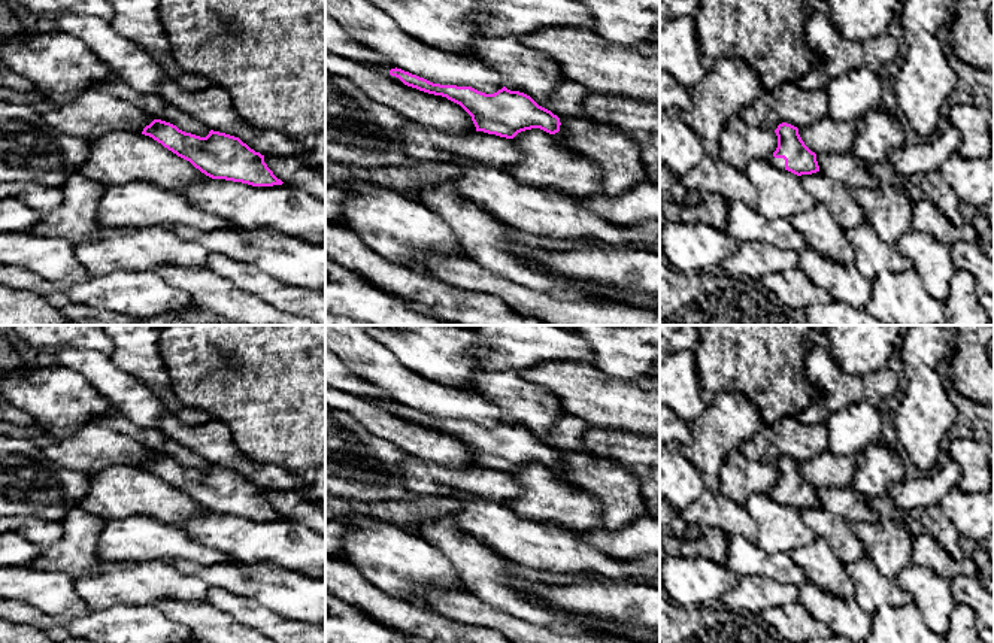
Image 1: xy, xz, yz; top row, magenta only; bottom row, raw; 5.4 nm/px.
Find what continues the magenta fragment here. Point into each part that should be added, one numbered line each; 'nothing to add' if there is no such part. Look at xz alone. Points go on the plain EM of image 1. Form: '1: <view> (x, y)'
nothing to add

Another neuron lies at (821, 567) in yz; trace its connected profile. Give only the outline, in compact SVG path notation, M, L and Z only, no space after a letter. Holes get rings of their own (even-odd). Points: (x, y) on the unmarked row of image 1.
M815 537L810 545L794 549L790 555L803 568L809 583L840 600L855 598L855 586L846 571L846 564L821 537Z

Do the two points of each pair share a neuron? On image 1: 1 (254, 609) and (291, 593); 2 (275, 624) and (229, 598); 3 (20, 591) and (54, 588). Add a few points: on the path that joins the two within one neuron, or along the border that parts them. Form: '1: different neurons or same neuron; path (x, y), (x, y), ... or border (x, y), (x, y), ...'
1: different neurons; border (230, 591), (248, 596), (273, 612), (294, 619)
2: same neuron; path (263, 619), (241, 607)
3: same neuron; path (29, 588), (45, 588)

